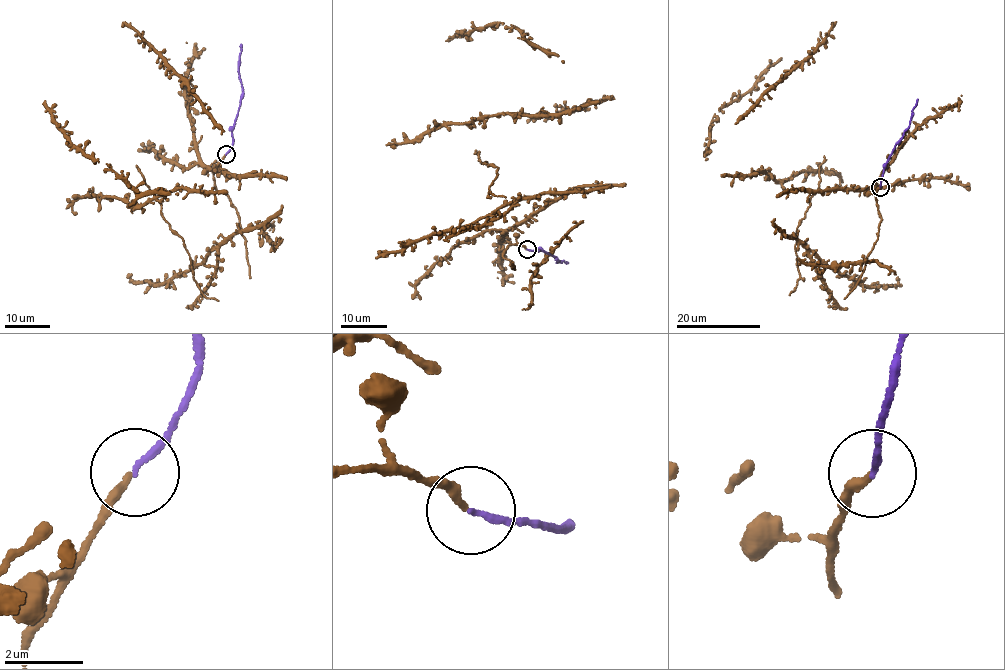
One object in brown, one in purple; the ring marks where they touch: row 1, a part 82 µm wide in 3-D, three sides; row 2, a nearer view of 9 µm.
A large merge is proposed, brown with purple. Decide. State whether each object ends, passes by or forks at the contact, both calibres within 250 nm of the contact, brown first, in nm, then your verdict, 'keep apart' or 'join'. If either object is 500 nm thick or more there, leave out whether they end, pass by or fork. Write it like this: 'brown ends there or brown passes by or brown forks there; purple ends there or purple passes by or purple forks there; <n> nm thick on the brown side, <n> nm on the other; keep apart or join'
brown ends there; purple ends there; 190 nm thick on the brown side, 150 nm on the other; join

